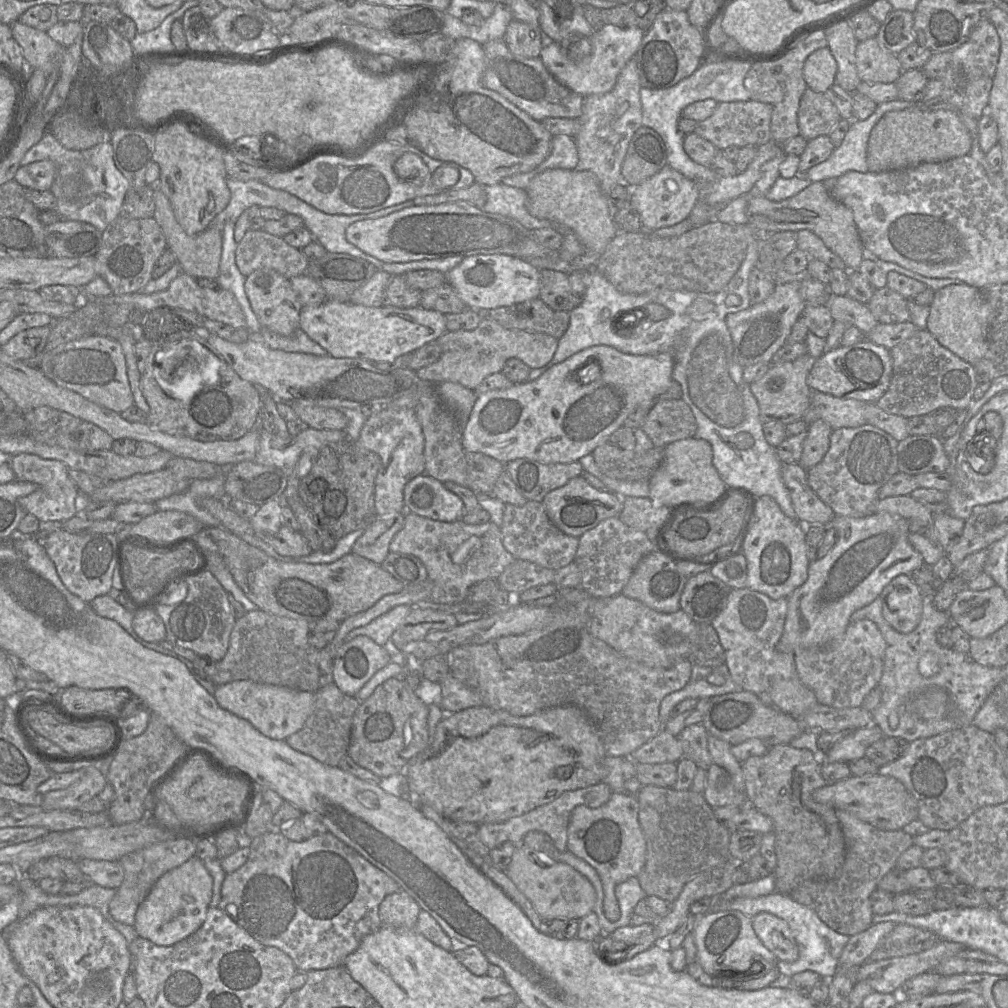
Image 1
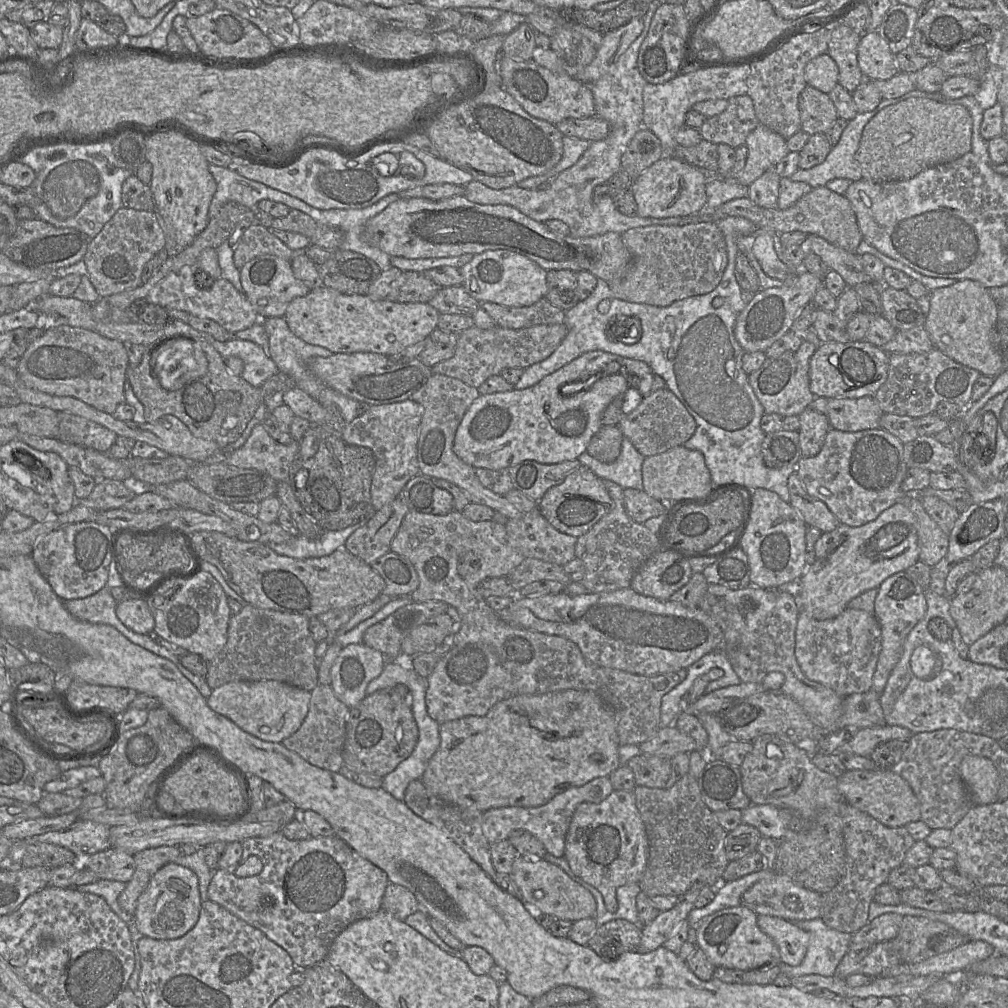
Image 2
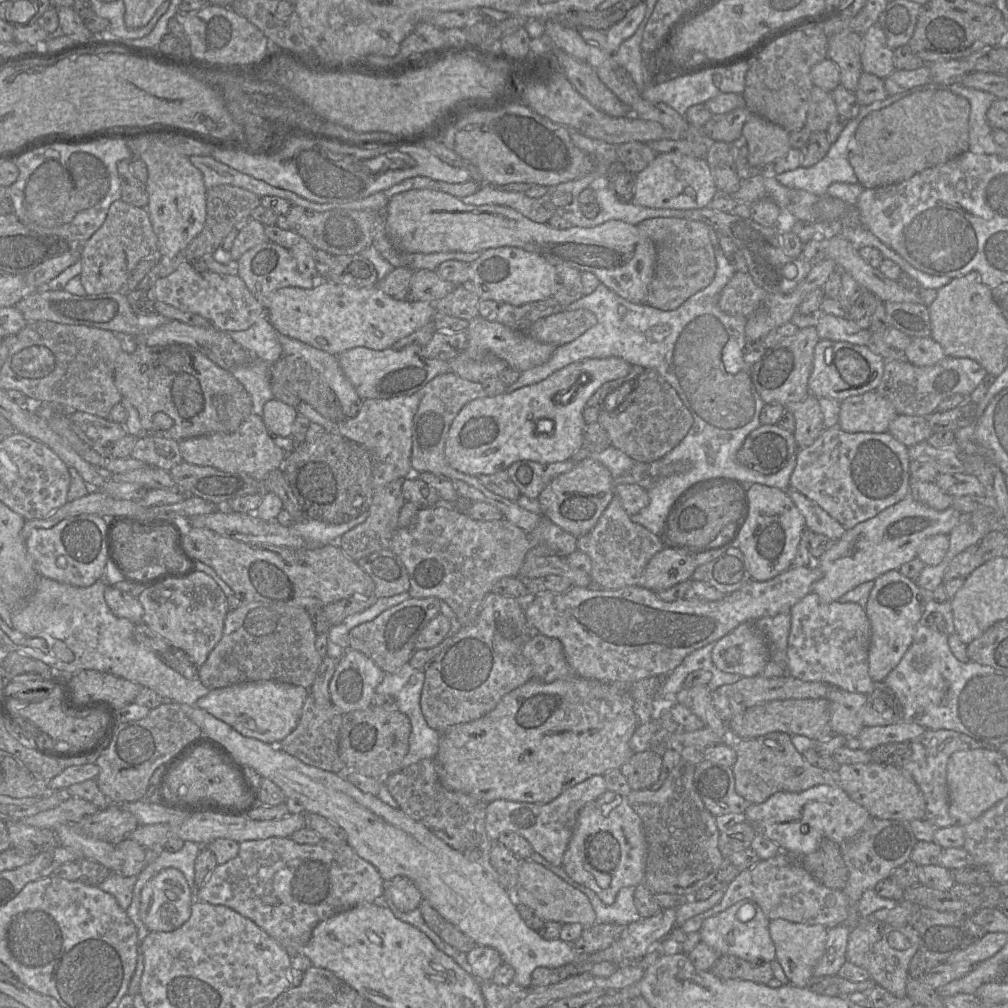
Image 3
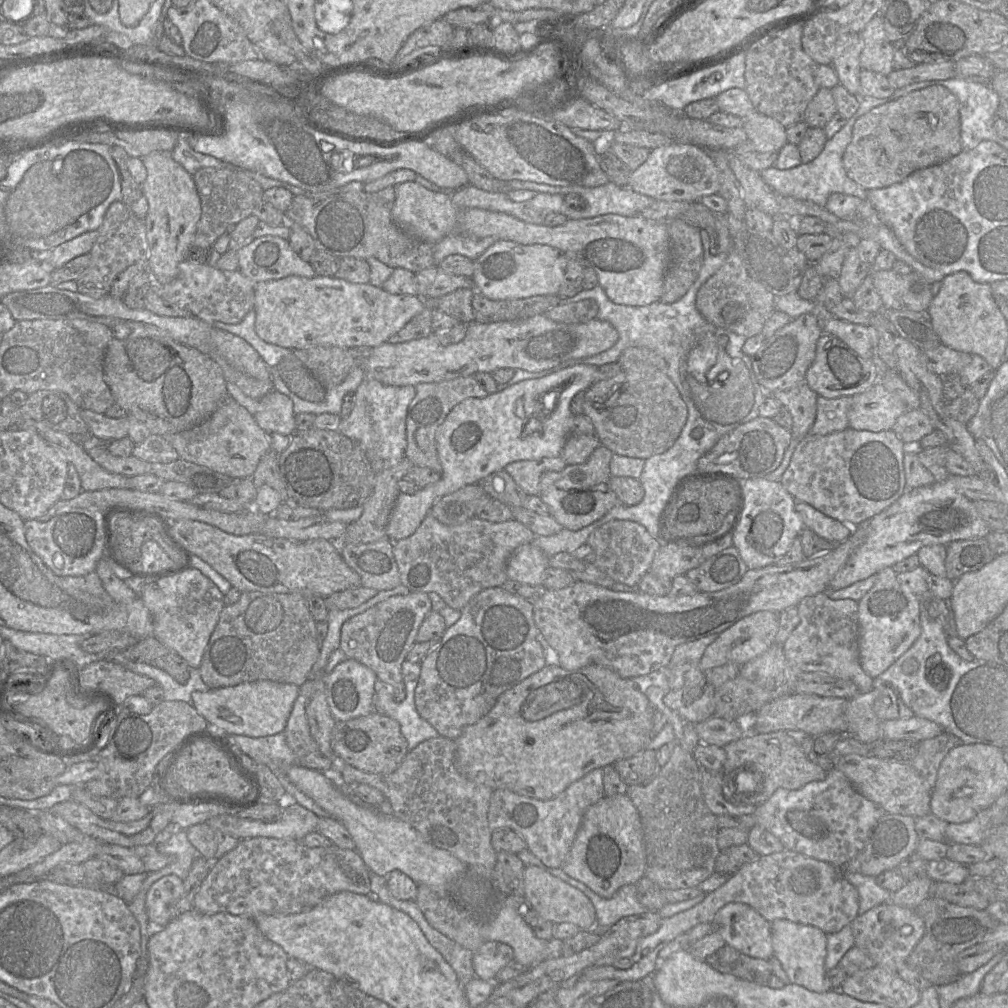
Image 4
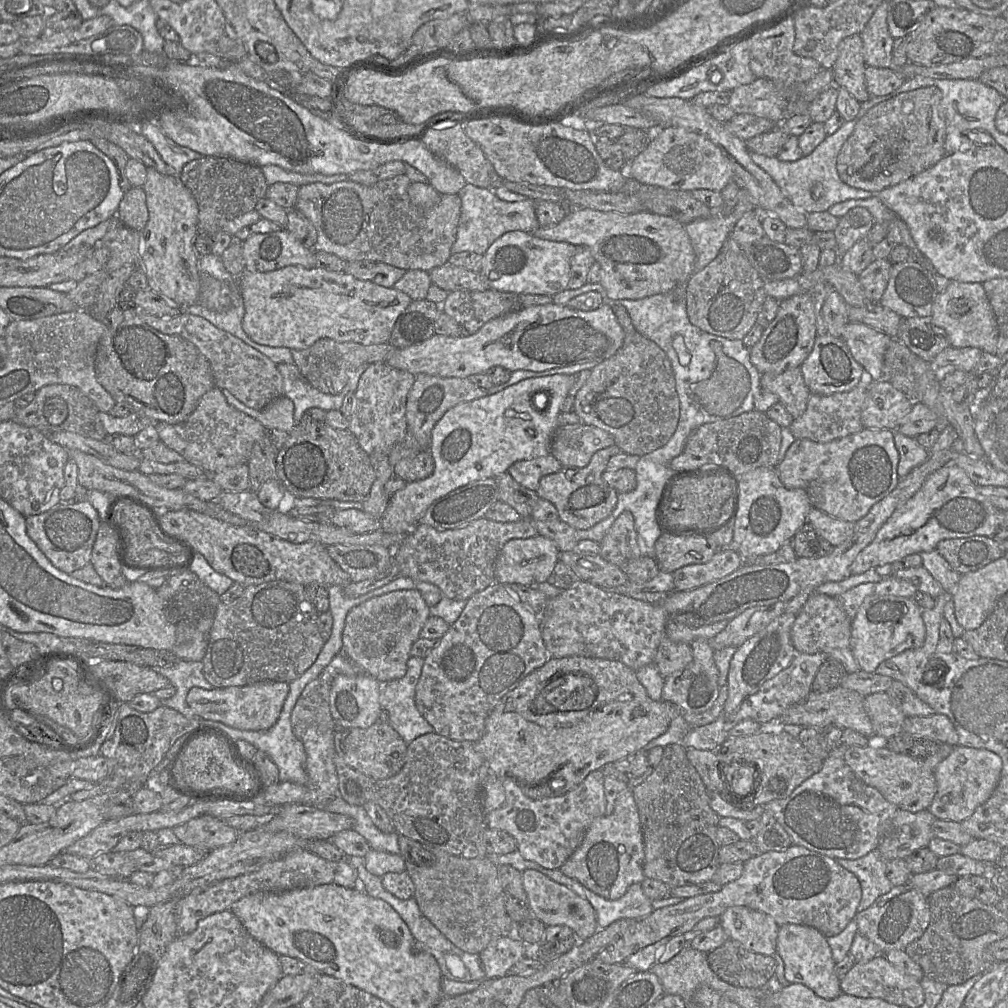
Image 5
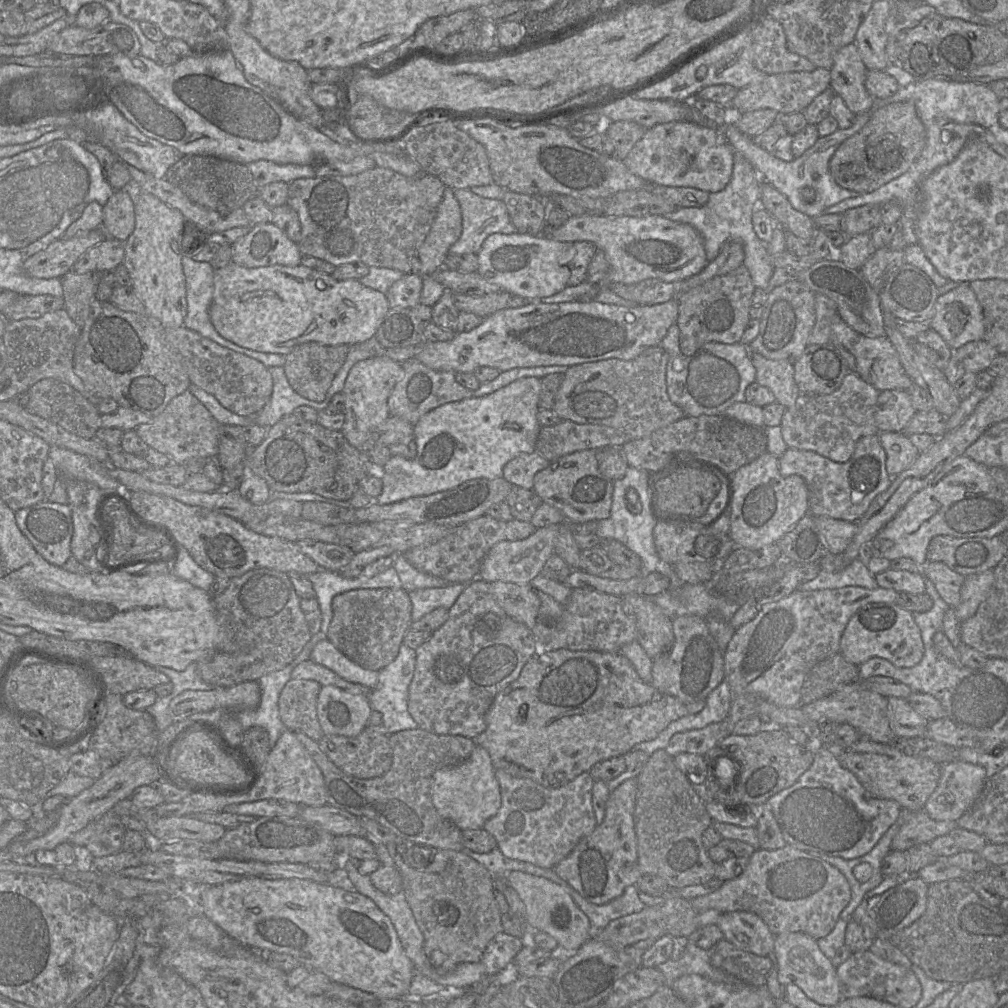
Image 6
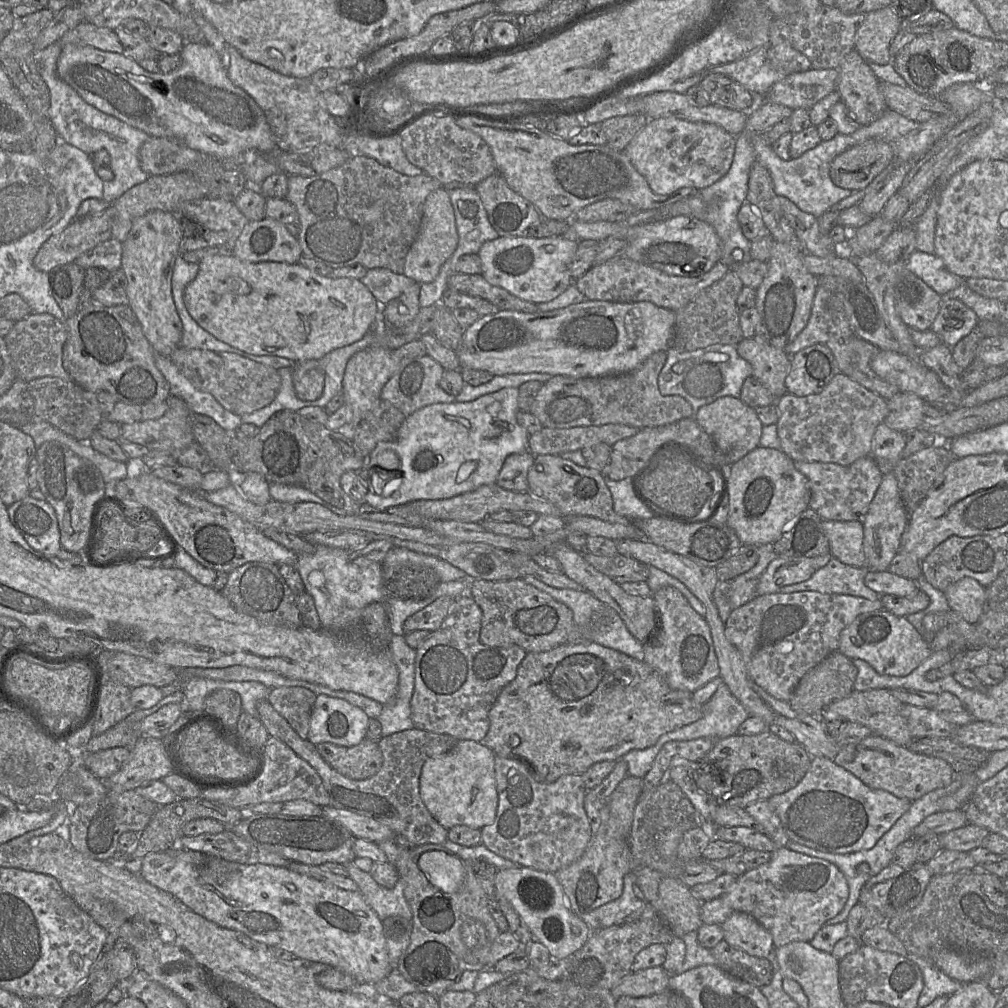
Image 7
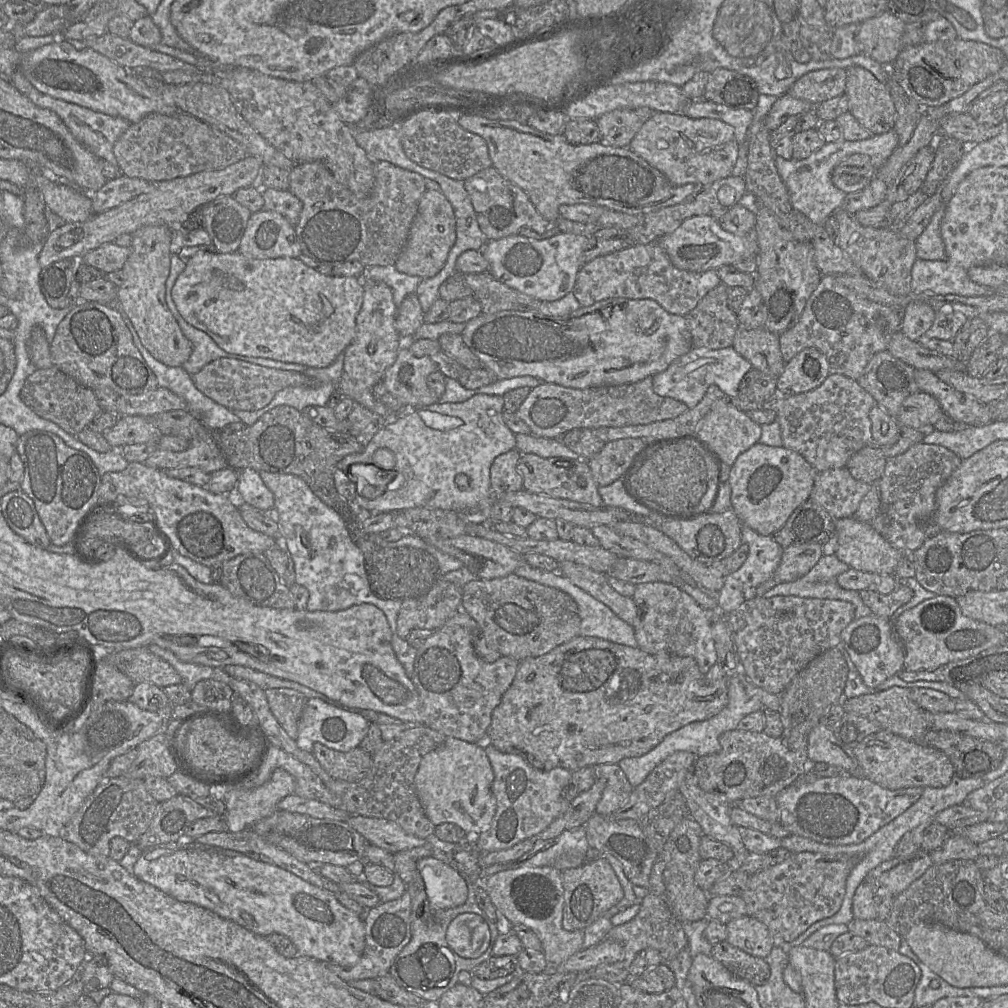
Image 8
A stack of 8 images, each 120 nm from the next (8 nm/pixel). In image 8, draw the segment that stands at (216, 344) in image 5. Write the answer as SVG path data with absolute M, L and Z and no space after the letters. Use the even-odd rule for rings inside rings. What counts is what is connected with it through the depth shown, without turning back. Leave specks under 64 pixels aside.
M219 358L191 375L194 385L205 396L231 411L256 411L268 405L275 394L287 387L309 386L312 381L303 373L259 366L253 363Z

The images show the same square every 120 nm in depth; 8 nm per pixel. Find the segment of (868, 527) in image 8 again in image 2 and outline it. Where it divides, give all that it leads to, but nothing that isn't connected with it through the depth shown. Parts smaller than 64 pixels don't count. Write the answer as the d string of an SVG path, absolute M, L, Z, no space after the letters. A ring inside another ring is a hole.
M797 472L788 478L790 505L799 513L807 526L813 526L822 532L831 532L840 522L821 500L810 496L805 490Z

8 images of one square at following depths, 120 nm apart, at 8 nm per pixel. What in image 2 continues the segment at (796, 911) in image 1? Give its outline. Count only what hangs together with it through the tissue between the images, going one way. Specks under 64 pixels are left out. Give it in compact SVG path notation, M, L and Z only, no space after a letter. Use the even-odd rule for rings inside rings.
M821 918L804 920L797 926L809 934L809 944L803 961L797 966L779 964L780 973L788 978L804 975L834 976L843 956L849 950L853 934L827 927Z

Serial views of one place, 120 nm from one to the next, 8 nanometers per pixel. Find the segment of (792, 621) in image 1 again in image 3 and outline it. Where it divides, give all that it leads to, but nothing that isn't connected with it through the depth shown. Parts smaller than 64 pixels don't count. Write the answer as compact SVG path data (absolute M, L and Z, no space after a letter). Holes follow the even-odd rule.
M907 496L884 509L875 517L846 530L842 537L835 541L819 559L814 560L823 575L813 585L812 592L816 593L822 602L831 603L864 582L874 581L878 576L890 570L898 570L903 564L917 557L918 550L925 539L936 534L949 535L958 524L961 514L954 506L943 511L937 511L914 500L911 496Z

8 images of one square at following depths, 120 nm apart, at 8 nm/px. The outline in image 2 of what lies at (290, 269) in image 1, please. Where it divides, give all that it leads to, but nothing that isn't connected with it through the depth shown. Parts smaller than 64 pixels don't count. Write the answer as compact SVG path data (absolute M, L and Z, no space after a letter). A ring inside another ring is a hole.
M253 224L244 231L238 241L233 258L235 266L241 269L259 255L270 254L291 262L294 253L269 228Z

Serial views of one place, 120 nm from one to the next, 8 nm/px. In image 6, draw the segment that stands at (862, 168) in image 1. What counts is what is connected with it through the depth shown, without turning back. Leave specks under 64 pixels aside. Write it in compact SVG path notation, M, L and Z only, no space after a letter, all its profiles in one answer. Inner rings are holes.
M870 110L856 115L851 127L838 128L830 135L820 136L811 148L789 162L777 158L771 152L755 144L752 137L742 133L732 120L722 126L722 135L736 153L742 154L753 165L763 181L784 194L796 210L815 218L823 214L826 208L859 195L856 191L845 189L836 184L829 171L829 161L840 144L857 133L869 121L870 117ZM806 187L815 190L816 196L813 202L807 202L802 195L802 191Z

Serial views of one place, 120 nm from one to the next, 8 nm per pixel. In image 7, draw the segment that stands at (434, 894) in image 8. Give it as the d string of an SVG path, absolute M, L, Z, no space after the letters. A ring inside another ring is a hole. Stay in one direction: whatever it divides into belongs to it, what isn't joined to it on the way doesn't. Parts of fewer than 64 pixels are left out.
M445 848L445 851L427 850L418 859L419 869L429 882L445 893L455 893L465 878L464 861Z

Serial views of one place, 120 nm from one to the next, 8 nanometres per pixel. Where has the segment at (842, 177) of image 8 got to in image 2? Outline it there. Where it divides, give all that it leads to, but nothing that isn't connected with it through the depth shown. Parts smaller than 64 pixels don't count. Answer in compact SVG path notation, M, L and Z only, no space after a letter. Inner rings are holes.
M911 97L886 106L865 125L855 160L862 171L862 179L873 182L891 182L911 179L924 170L953 162L971 152L972 117L962 105L930 98Z

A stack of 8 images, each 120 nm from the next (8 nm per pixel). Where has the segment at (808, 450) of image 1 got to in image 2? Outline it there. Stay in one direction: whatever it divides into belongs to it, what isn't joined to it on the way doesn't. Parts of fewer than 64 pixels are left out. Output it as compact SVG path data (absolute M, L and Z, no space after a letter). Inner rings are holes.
M810 407L804 409L799 415L799 442L803 457L817 455L831 428L828 417Z

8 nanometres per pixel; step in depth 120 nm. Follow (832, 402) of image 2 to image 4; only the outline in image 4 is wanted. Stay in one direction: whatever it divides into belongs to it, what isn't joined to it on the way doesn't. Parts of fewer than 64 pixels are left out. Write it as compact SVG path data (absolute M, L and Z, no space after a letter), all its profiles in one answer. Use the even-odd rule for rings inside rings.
M876 382L866 391L852 396L849 428L871 432L892 430L896 420L906 411L907 406L898 395Z

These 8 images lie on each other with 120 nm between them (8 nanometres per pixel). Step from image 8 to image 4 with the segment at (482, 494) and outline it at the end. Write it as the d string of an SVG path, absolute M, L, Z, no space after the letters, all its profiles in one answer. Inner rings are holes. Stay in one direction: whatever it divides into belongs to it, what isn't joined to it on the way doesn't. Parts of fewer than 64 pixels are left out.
M574 365L542 378L523 380L484 398L467 398L457 404L436 431L437 454L442 465L440 480L419 488L412 495L399 493L388 521L386 536L392 542L411 536L434 504L443 496L466 485L476 484L490 474L503 470L512 462L559 457L571 434L571 418L574 416L571 412L571 401L576 394L586 391L596 382L597 370L598 367L592 365ZM532 418L541 420L541 430L527 434L526 424Z

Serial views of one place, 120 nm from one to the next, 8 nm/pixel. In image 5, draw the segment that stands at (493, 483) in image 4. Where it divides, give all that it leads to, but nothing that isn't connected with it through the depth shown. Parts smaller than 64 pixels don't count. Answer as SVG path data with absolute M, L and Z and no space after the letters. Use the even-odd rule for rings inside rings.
M506 471L495 477L499 501L514 508L522 519L531 519L532 510L539 497L536 491L530 490L518 482Z

